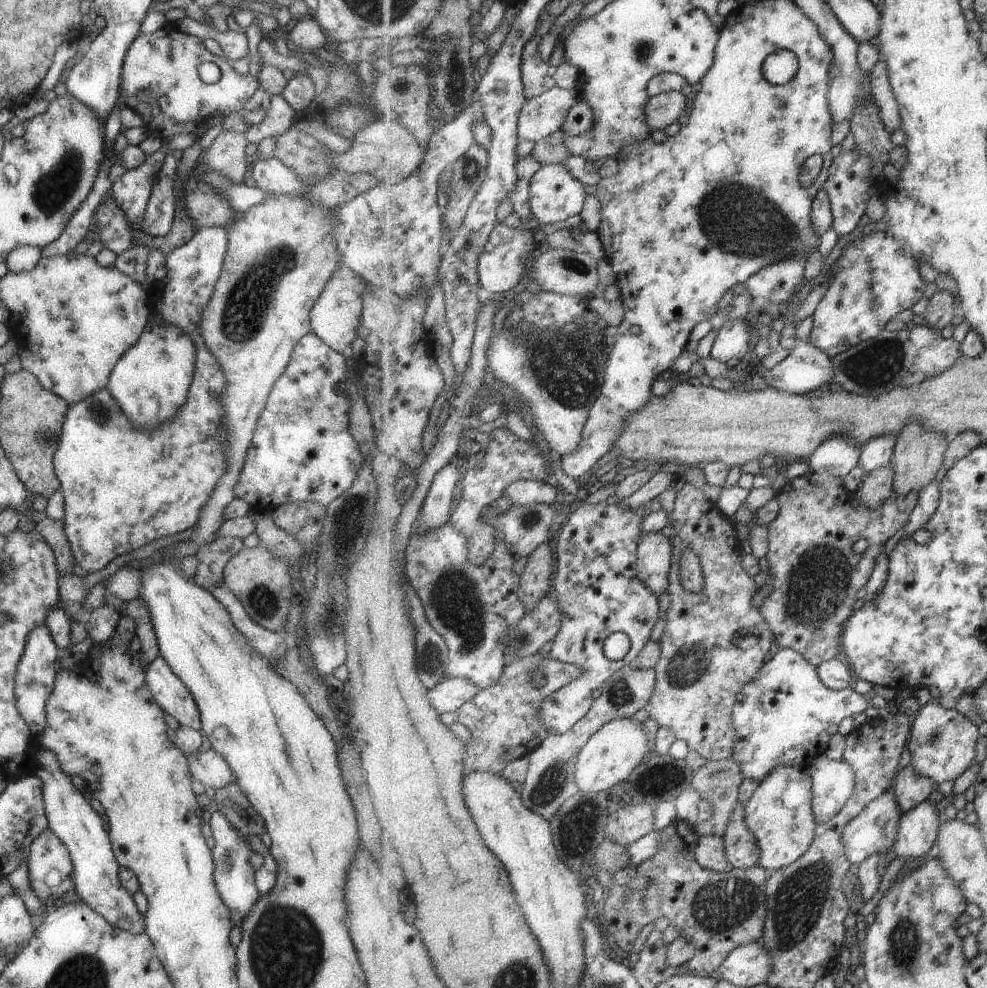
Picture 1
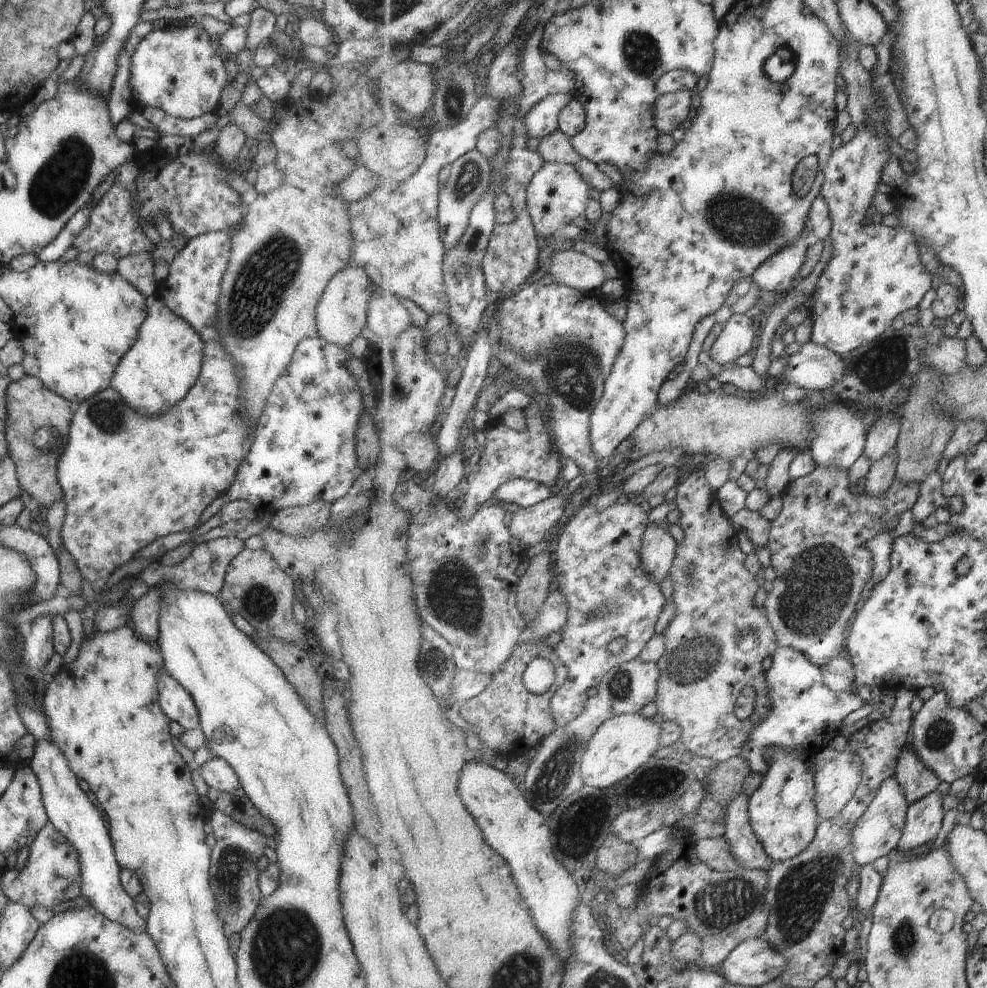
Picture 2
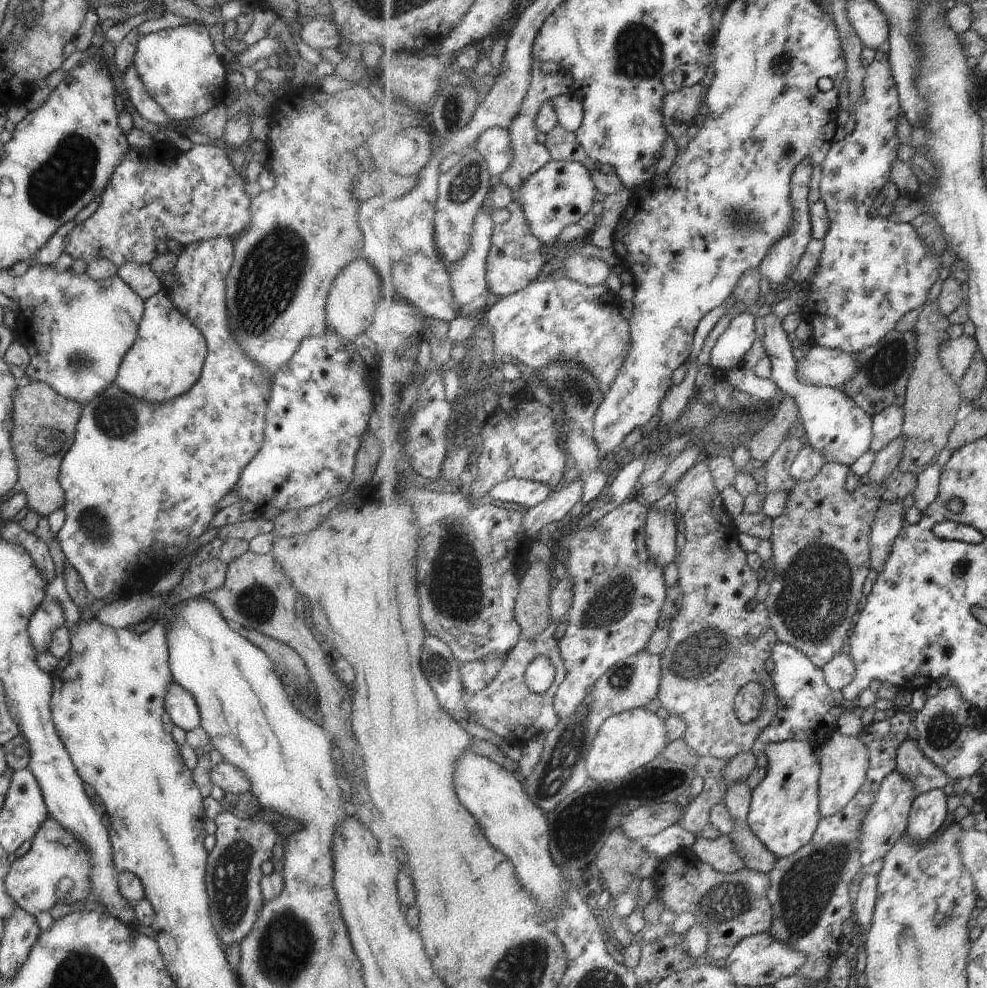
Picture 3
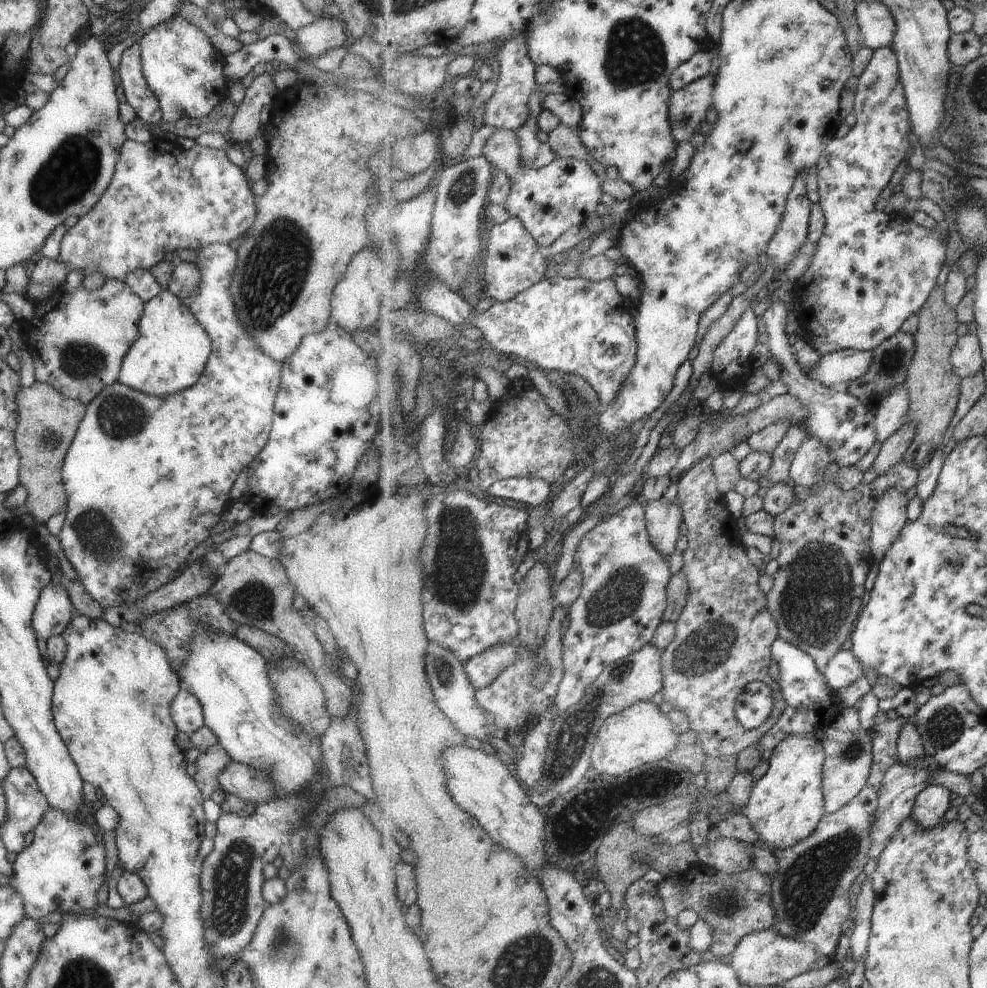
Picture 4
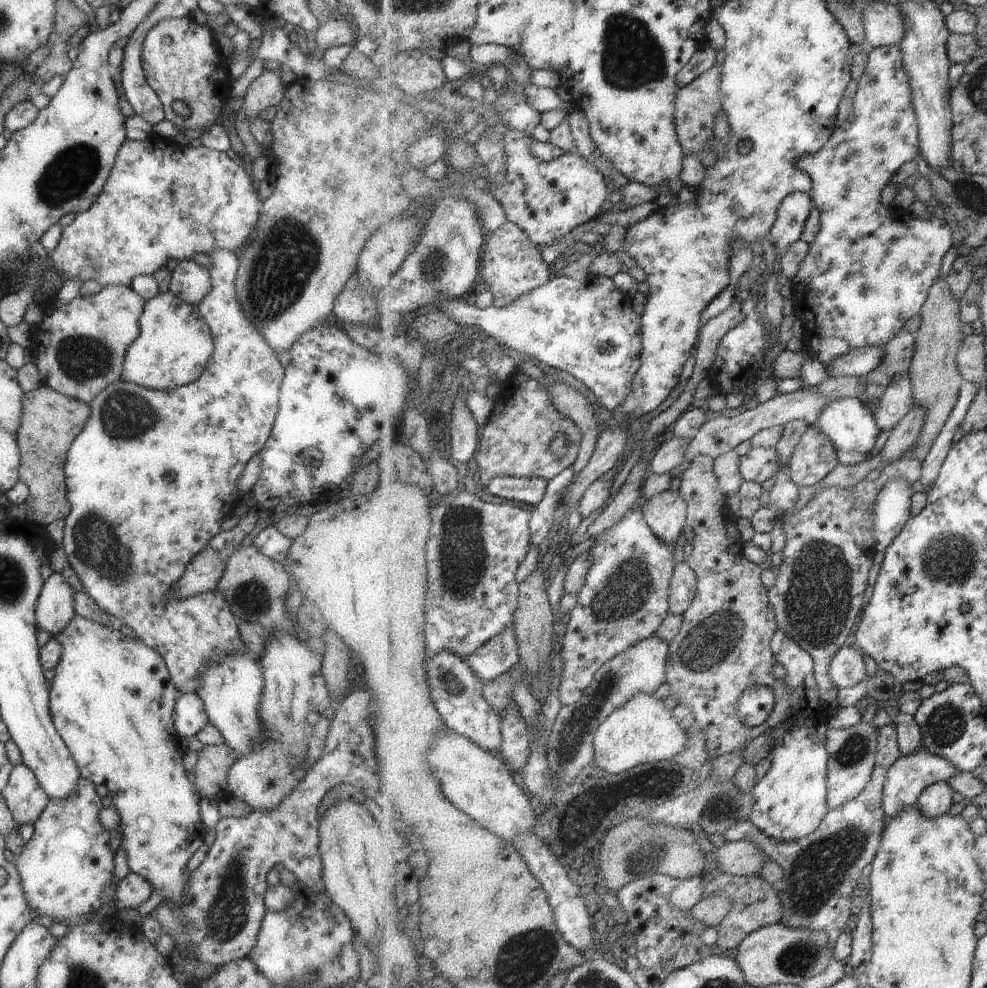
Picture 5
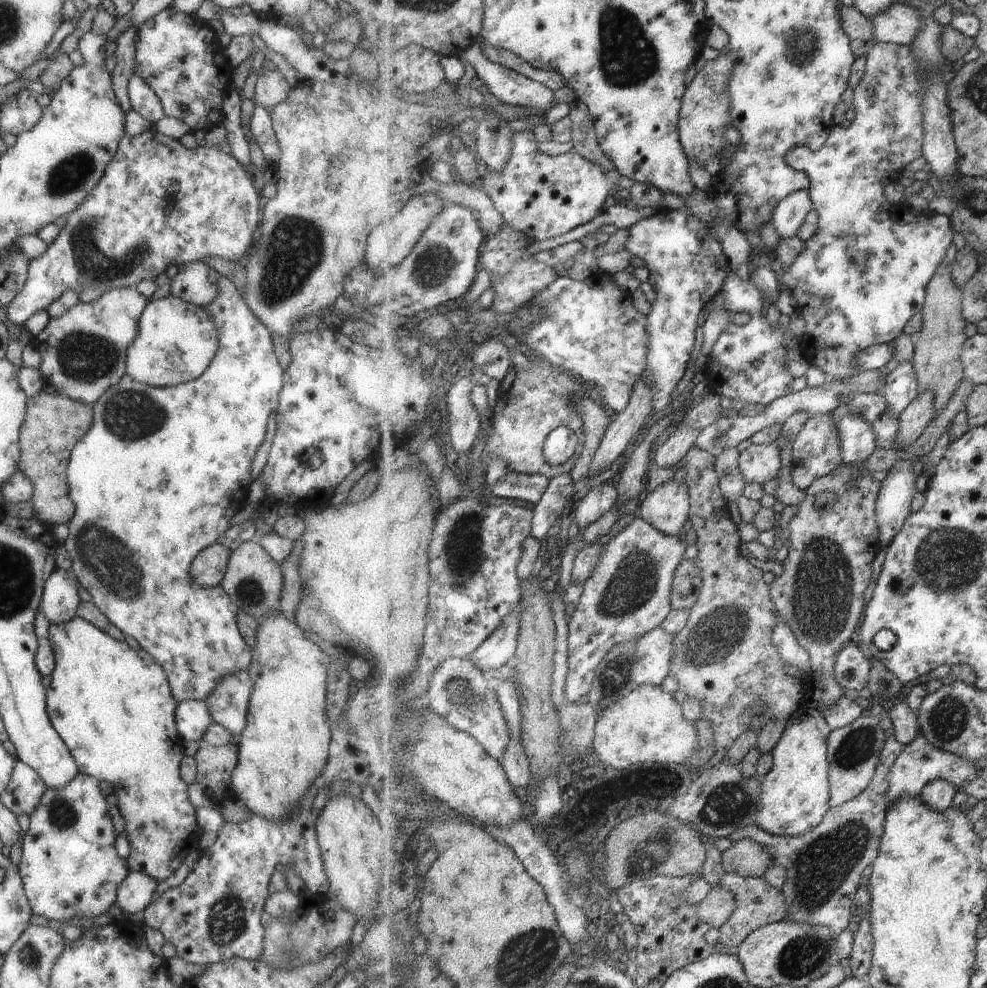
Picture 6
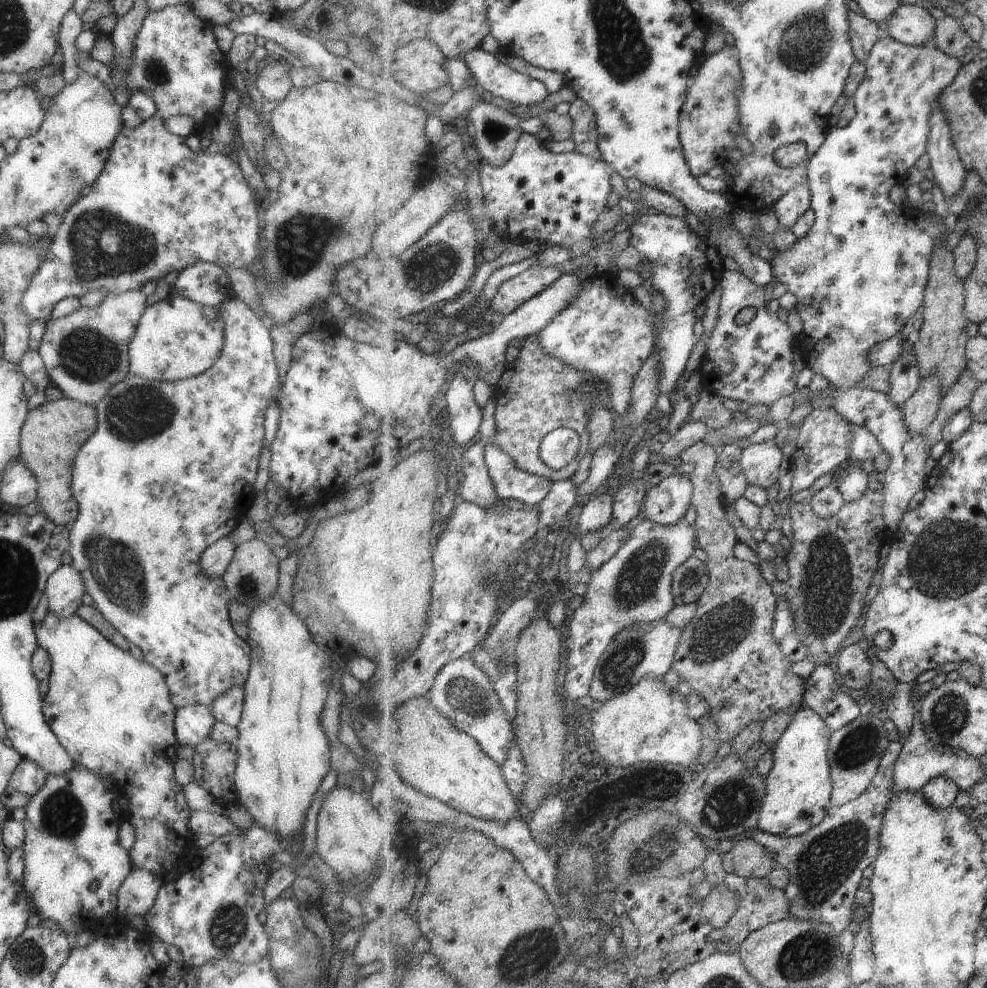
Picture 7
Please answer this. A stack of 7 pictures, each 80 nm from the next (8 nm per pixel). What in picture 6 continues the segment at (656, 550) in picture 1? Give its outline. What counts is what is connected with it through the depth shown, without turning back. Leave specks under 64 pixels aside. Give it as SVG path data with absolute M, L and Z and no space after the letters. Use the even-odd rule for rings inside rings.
M671 480L661 486L656 487L652 492L646 492L640 500L640 509L638 514L647 522L651 523L657 530L663 534L677 536L681 532L681 528L685 526L685 522L690 516L690 494L687 486L683 482Z

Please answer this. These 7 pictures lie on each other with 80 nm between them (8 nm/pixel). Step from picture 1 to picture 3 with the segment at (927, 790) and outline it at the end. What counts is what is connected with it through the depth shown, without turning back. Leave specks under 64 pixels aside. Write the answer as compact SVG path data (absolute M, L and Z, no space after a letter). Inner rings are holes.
M914 735L907 737L898 750L898 770L914 782L918 796L947 784L954 788L952 778L925 756Z

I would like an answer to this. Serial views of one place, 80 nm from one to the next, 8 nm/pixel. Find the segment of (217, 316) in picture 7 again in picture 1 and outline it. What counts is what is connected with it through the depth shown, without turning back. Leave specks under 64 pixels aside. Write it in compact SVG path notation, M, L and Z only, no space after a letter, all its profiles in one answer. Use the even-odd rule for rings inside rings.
M163 321L147 322L133 346L113 365L105 389L136 427L161 424L174 416L187 396L193 378L195 353L196 348L184 330Z

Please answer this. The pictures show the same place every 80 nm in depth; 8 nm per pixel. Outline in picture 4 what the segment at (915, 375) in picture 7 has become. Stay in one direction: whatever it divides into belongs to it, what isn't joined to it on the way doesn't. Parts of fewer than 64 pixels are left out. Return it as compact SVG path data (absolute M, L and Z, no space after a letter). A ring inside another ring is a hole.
M905 384L897 386L874 415L876 416L877 443L884 443L893 437L897 430L901 430L907 422L910 422L907 386Z

